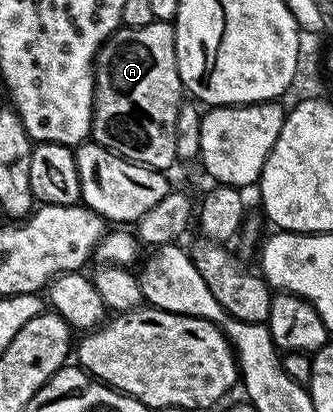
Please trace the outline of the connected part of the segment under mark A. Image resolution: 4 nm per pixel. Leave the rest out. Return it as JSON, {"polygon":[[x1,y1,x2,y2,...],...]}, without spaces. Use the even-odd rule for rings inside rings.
{"polygon":[[154,20,151,26,120,27,105,39,93,62,92,143,148,168,169,170,178,163,175,154,175,122,183,103,177,65,177,29,170,21]]}

